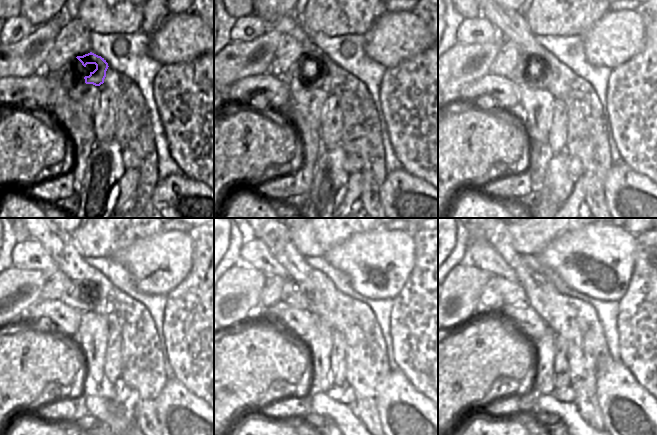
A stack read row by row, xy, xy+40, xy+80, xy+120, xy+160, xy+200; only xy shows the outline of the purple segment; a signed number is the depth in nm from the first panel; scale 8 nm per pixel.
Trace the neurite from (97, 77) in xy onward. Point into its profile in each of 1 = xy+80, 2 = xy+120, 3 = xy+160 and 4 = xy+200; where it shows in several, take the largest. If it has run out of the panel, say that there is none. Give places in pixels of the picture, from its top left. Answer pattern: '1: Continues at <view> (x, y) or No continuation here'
1: Continues at xy+80 (537, 83)
2: Continues at xy+120 (79, 304)
3: Continues at xy+160 (291, 294)
4: Continues at xy+200 (512, 293)

